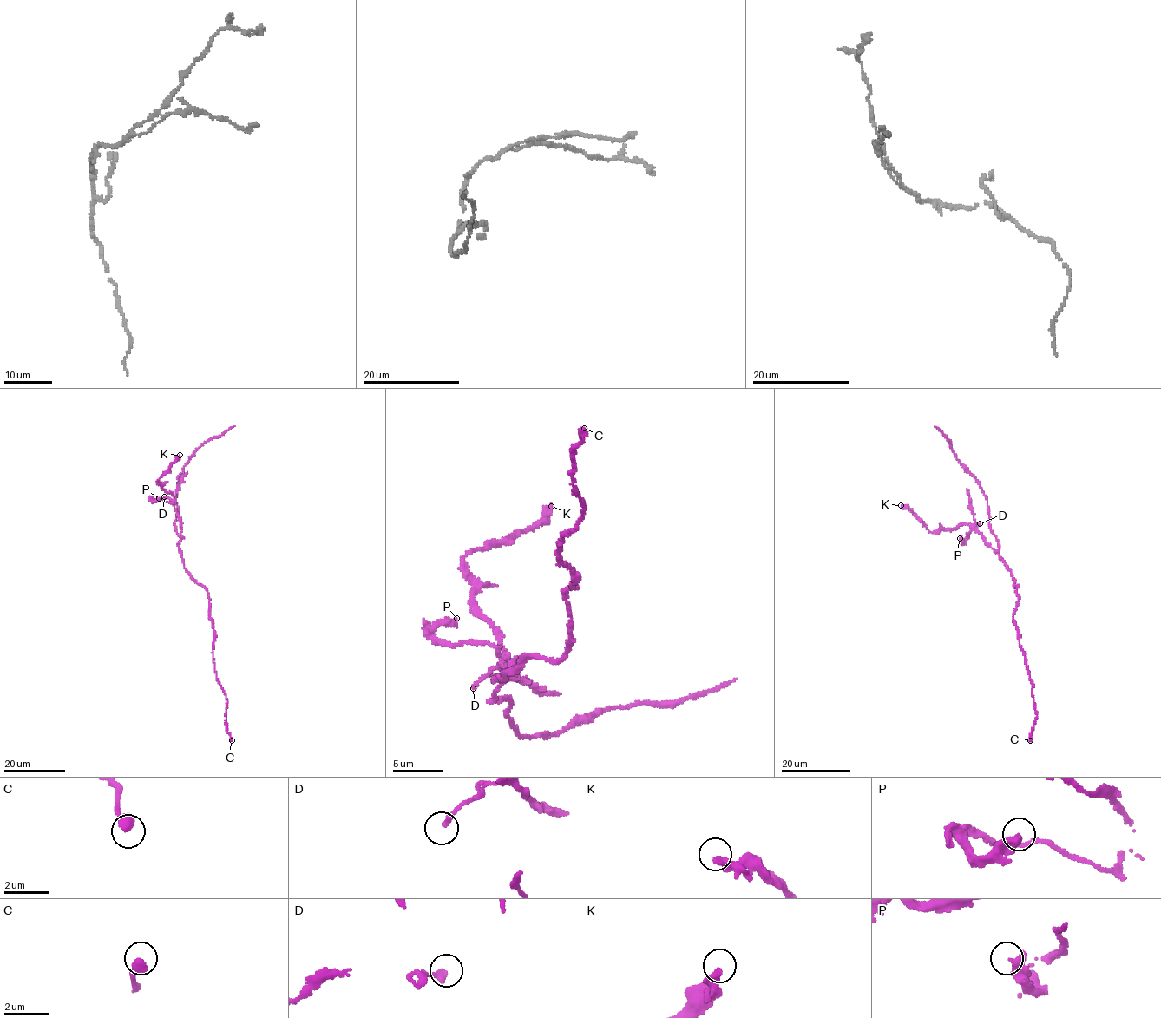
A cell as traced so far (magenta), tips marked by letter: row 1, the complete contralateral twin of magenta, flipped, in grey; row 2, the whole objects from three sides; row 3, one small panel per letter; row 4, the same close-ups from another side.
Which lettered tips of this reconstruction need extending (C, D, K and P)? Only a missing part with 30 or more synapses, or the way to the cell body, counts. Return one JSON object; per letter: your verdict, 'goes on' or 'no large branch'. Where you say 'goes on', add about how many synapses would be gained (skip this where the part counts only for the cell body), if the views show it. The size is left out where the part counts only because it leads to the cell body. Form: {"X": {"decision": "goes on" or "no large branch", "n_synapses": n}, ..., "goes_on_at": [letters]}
{"C": {"decision": "no large branch"}, "D": {"decision": "no large branch"}, "K": {"decision": "no large branch"}, "P": {"decision": "no large branch"}, "goes_on_at": []}

